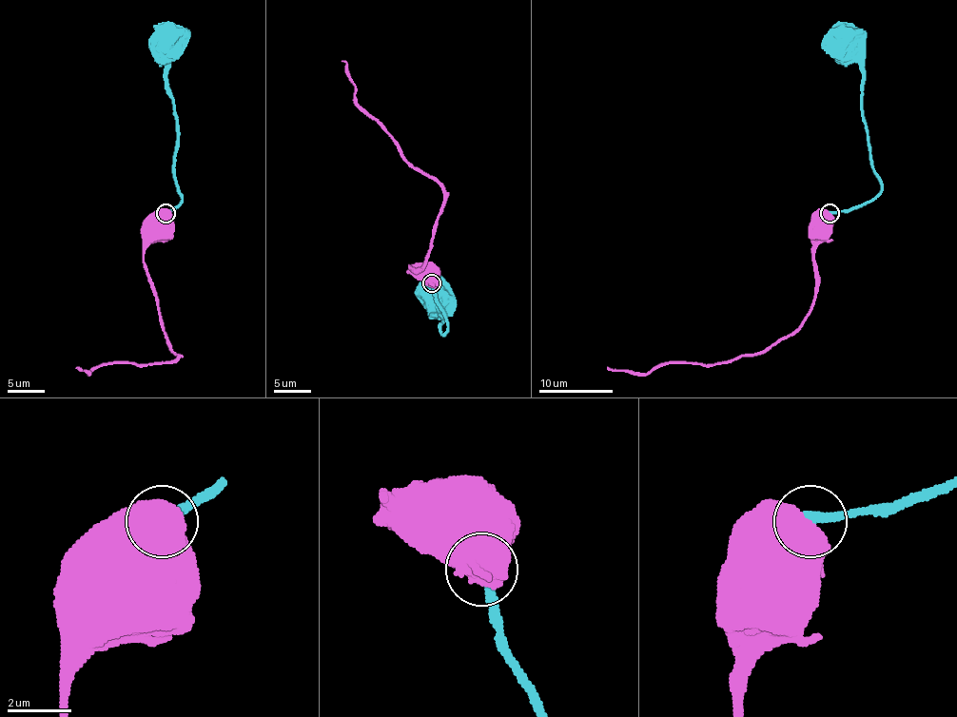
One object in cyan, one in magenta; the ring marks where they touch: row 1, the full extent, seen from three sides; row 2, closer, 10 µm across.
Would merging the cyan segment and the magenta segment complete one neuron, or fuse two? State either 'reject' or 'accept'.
reject

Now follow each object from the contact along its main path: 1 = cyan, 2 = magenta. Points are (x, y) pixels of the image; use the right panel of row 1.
1: (830, 214), (869, 203), (881, 189), (863, 115), (863, 67), (836, 47), (840, 41)
2: (830, 214), (830, 221), (818, 228)

